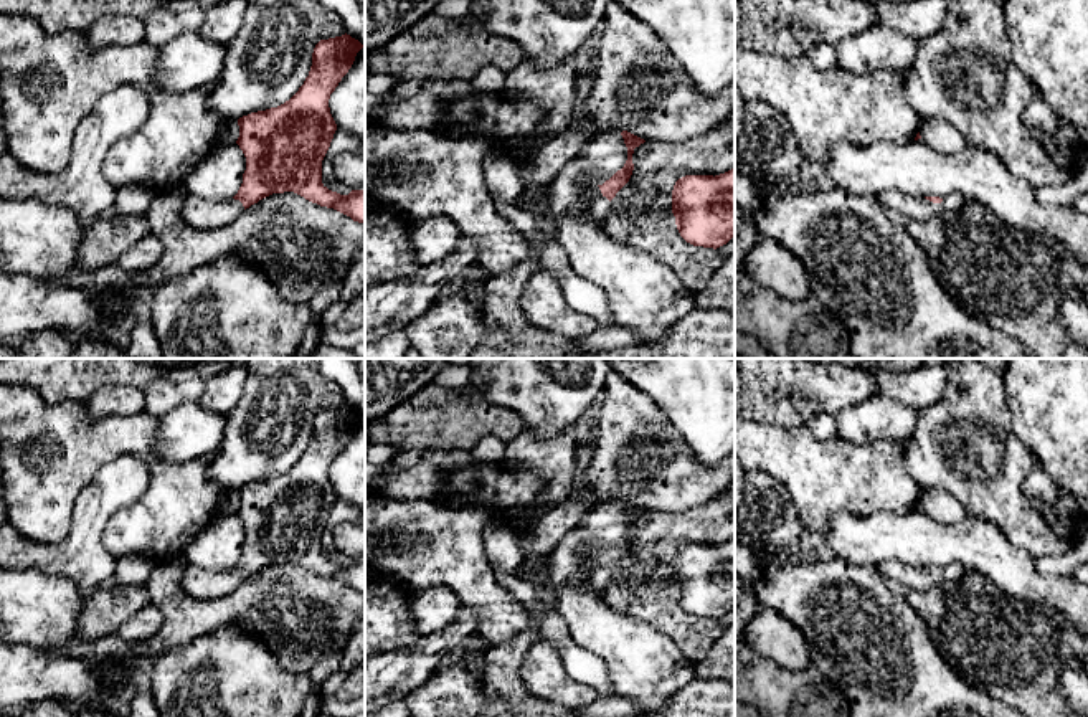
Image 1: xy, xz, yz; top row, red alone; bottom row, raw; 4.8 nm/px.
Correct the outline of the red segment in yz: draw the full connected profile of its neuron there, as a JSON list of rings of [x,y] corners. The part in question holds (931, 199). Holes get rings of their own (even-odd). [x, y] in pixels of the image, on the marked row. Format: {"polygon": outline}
{"polygon": [[[887,192],[878,198],[878,202],[882,207],[898,210],[901,215],[913,220],[928,220],[944,211],[959,210],[966,203],[961,195],[951,195],[948,198],[921,198],[903,192]]]}

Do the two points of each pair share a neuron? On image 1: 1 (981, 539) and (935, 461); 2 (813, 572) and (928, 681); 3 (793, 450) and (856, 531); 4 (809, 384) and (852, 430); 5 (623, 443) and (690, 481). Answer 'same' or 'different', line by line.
1: different
2: same
3: different
4: different
5: same

